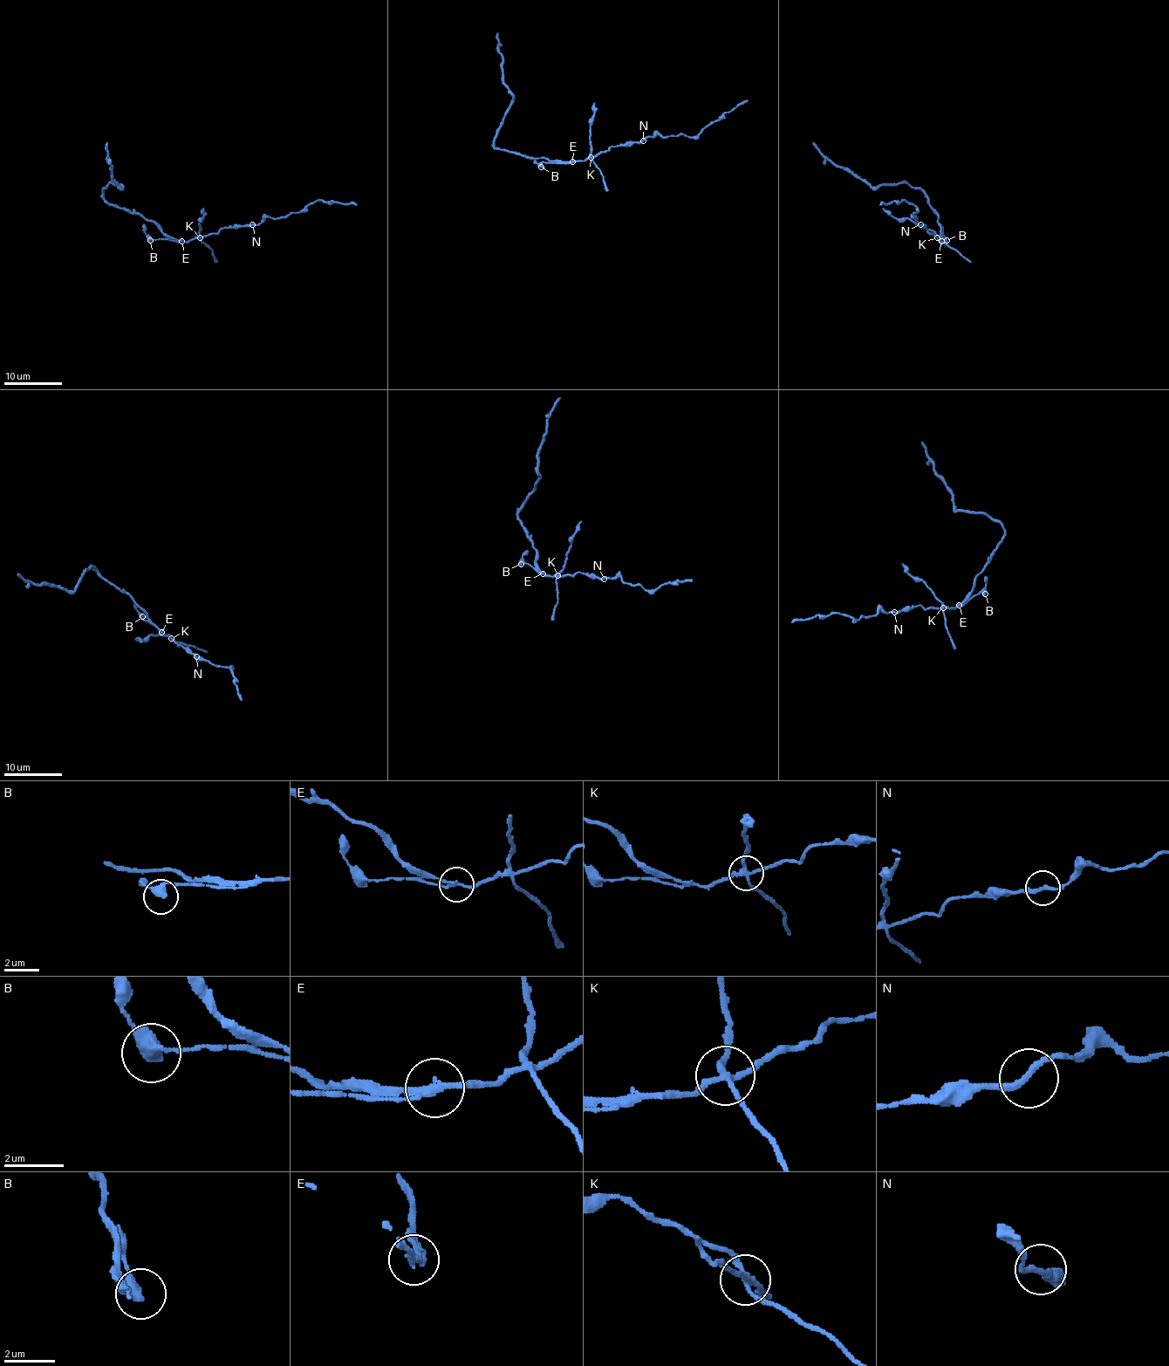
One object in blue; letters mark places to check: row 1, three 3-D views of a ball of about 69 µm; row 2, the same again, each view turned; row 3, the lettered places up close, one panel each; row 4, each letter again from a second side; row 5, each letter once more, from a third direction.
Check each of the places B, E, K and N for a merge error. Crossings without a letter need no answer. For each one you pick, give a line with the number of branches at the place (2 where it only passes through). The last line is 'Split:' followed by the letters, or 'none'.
E: Branches: 2
K: Branches: 4
Split: E, K

